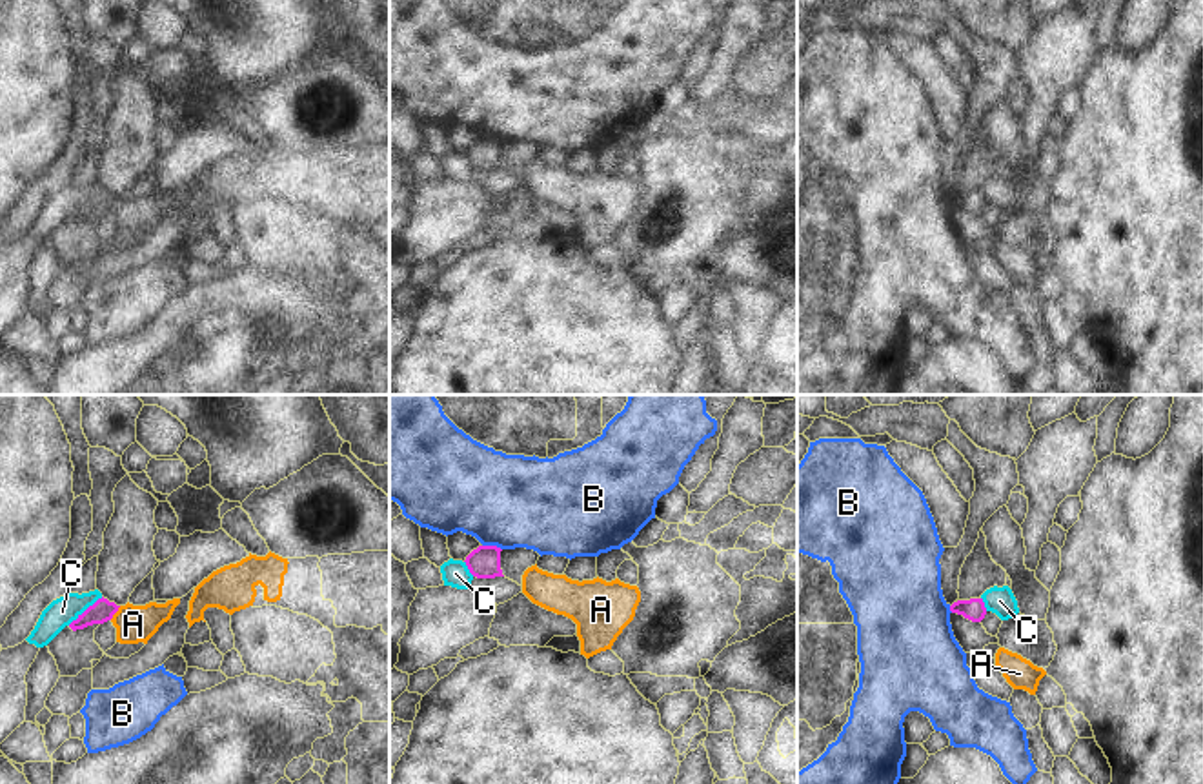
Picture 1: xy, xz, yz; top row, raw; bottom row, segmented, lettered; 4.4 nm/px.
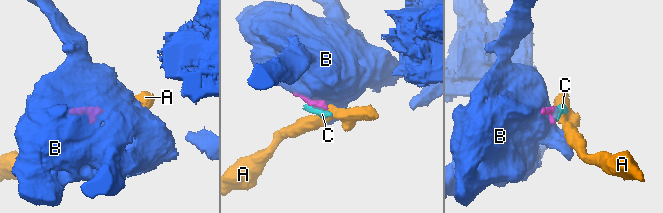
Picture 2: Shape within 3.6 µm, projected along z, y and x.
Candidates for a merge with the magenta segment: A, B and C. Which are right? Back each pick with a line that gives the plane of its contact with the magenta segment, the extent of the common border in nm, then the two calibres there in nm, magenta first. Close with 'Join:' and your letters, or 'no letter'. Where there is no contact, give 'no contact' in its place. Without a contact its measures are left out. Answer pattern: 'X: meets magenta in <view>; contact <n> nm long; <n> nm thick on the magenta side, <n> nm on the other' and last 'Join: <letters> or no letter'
A: meets magenta in xy; contact 80 nm long; 100 nm thick on the magenta side, 160 nm on the other
Join: A

